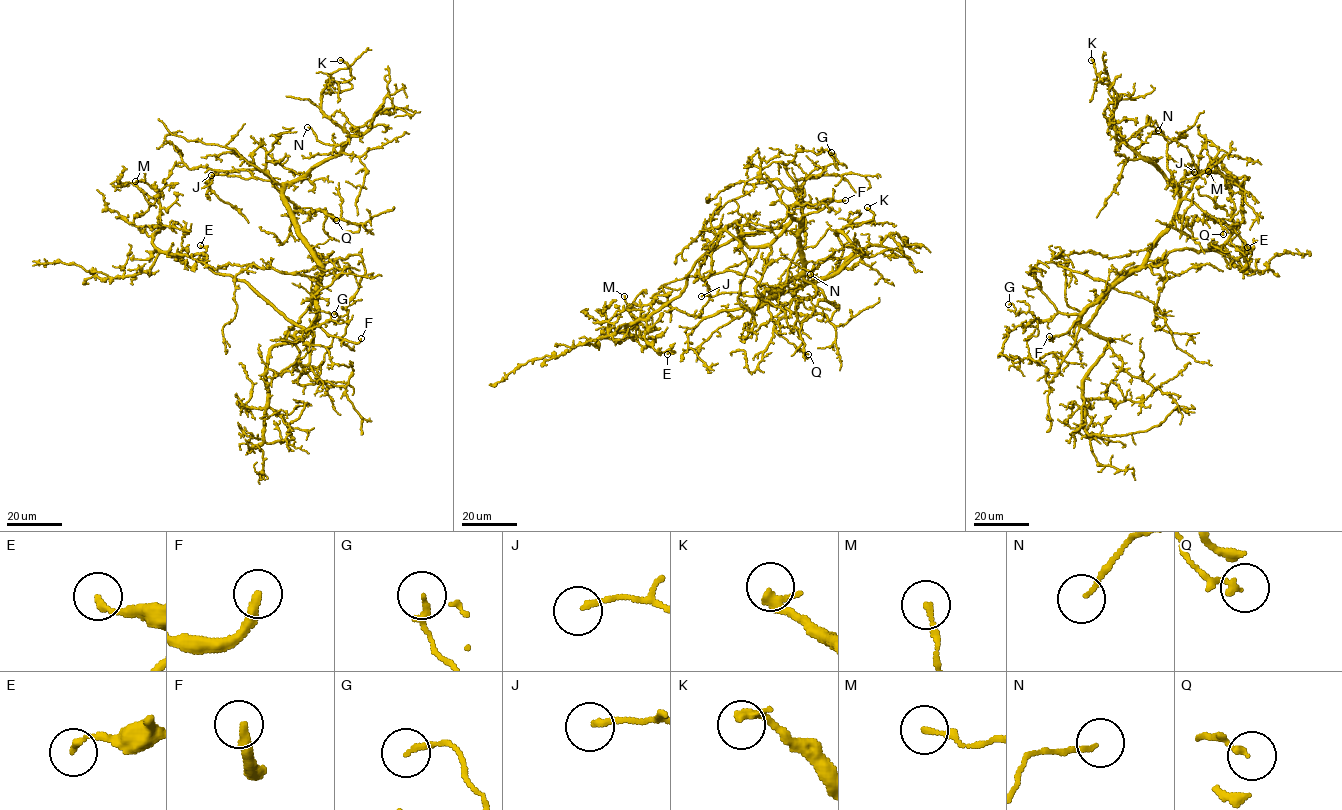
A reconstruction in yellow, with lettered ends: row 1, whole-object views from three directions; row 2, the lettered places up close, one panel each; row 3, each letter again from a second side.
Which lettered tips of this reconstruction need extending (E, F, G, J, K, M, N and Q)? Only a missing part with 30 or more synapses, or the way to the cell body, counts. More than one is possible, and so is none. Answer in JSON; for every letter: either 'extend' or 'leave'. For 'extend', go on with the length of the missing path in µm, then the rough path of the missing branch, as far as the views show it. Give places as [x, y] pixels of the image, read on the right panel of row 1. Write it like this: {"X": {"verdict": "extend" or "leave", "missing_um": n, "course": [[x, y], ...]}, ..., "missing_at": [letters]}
{"E": {"verdict": "leave"}, "F": {"verdict": "extend", "missing_um": 70, "course": [[1049, 336], [1048, 332], [1033, 328], [1016, 310], [1023, 275], [1012, 264], [1016, 263]]}, "G": {"verdict": "leave"}, "J": {"verdict": "leave"}, "K": {"verdict": "leave"}, "M": {"verdict": "leave"}, "N": {"verdict": "leave"}, "Q": {"verdict": "leave"}, "missing_at": ["F"]}

